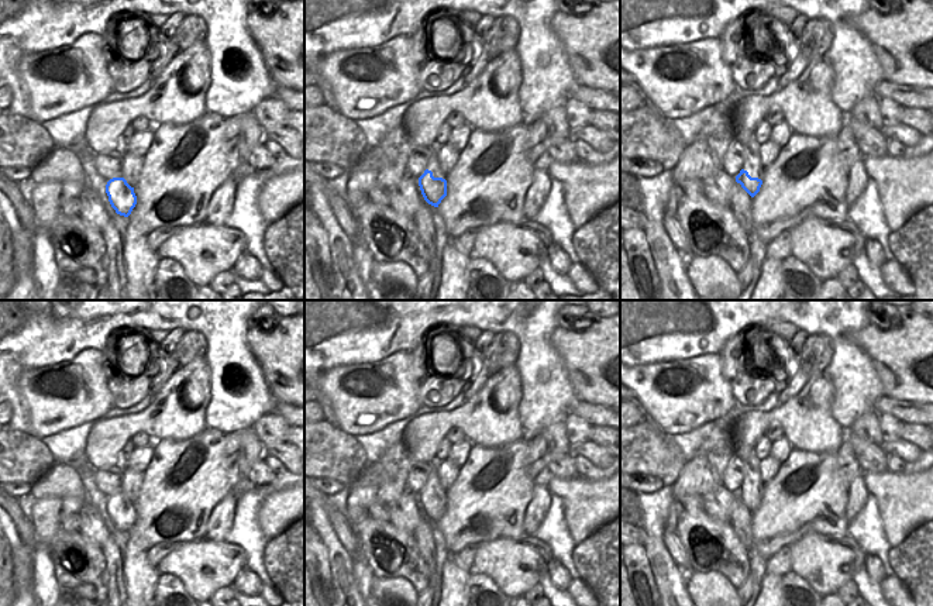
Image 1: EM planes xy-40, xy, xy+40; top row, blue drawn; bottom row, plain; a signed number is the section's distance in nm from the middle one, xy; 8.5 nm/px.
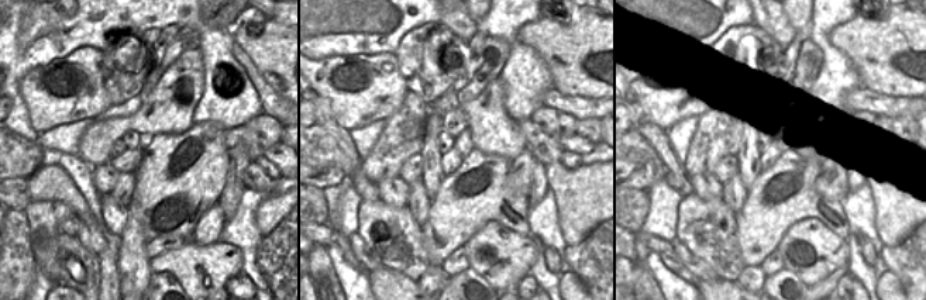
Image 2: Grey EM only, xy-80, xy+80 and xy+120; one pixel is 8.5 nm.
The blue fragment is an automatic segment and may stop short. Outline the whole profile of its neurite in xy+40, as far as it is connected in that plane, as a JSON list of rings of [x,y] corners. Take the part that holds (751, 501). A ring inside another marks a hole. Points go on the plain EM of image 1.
[[[741,485],[736,492],[736,497],[741,500],[741,503],[754,513],[762,500],[762,496],[758,493],[751,493],[747,486]]]

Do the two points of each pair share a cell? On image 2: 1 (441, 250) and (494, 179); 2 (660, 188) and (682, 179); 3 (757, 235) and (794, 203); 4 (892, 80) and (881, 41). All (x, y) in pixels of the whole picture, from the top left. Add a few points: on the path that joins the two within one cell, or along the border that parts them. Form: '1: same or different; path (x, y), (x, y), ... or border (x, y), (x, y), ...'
1: same; path (444, 233), (479, 196)
2: different; border (664, 178), (681, 196)
3: same; path (766, 227), (785, 207)
4: same; path (892, 71), (890, 55), (885, 51)

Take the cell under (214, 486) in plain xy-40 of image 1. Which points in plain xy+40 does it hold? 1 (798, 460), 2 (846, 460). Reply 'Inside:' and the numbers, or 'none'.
Inside: 1

